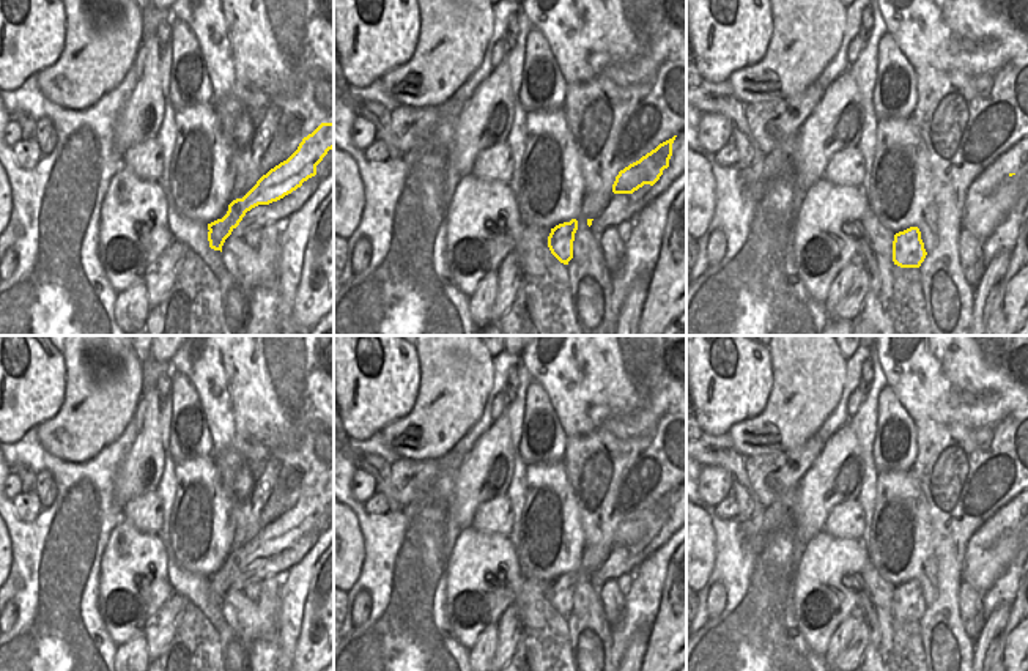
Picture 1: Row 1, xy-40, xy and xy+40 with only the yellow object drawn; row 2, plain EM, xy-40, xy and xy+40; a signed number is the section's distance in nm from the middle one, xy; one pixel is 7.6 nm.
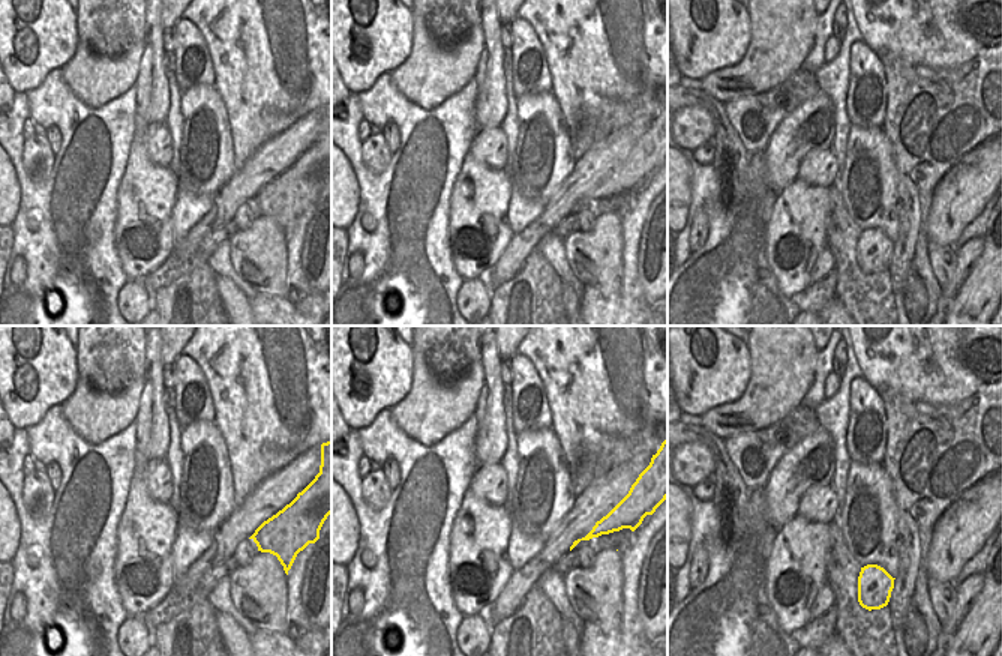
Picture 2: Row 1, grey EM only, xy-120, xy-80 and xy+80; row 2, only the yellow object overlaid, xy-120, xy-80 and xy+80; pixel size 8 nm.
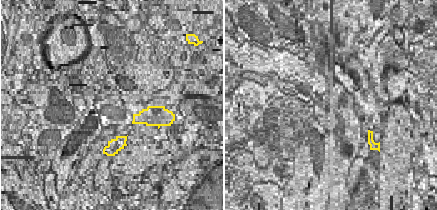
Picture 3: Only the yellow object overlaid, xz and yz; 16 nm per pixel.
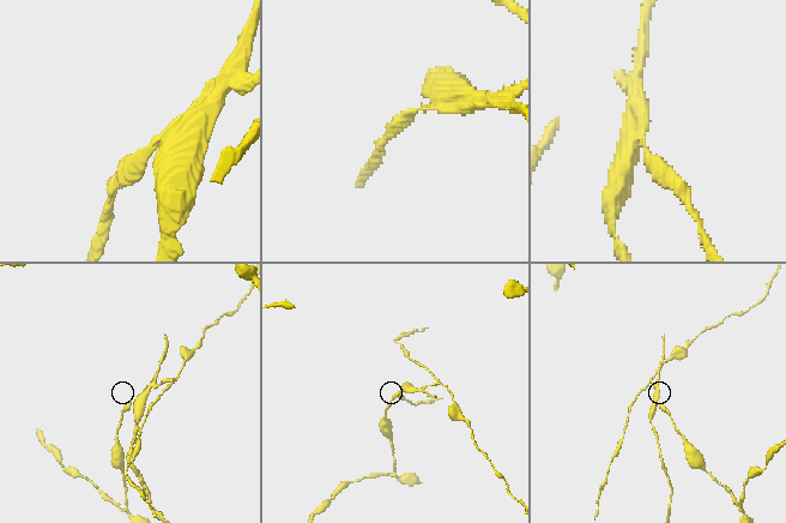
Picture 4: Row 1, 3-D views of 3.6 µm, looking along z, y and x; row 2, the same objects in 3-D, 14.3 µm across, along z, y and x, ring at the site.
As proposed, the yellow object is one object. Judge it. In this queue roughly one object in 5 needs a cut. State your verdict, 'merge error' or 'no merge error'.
merge error

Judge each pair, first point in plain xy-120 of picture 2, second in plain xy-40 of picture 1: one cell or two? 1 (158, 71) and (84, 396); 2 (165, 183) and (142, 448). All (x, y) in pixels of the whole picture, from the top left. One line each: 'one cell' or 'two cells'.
1: two cells
2: two cells

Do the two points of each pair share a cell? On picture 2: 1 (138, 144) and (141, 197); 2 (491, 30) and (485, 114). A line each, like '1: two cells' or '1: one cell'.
1: one cell
2: one cell

